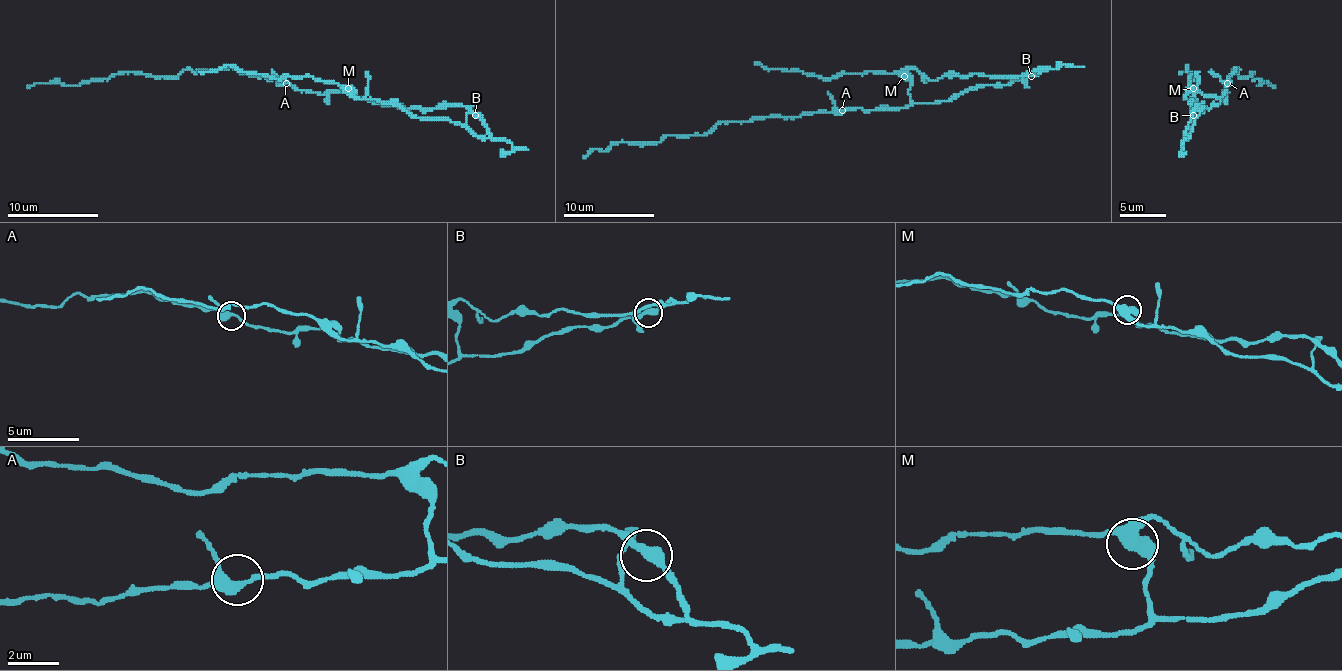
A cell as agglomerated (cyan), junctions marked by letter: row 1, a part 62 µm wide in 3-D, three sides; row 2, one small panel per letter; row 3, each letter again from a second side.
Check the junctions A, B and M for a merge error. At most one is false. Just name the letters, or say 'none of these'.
none of these

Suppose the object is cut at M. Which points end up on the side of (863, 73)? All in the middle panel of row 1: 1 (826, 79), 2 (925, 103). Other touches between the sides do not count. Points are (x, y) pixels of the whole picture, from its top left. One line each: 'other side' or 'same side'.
1: same side
2: other side

